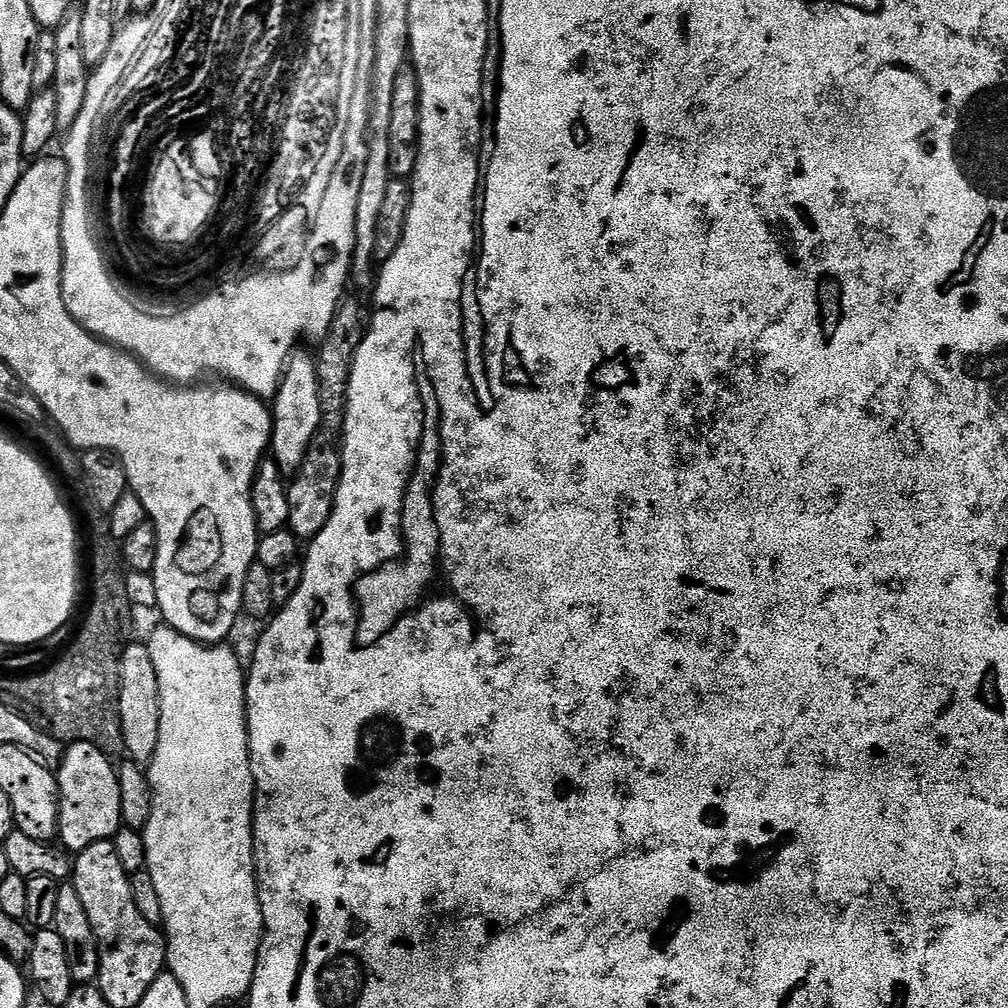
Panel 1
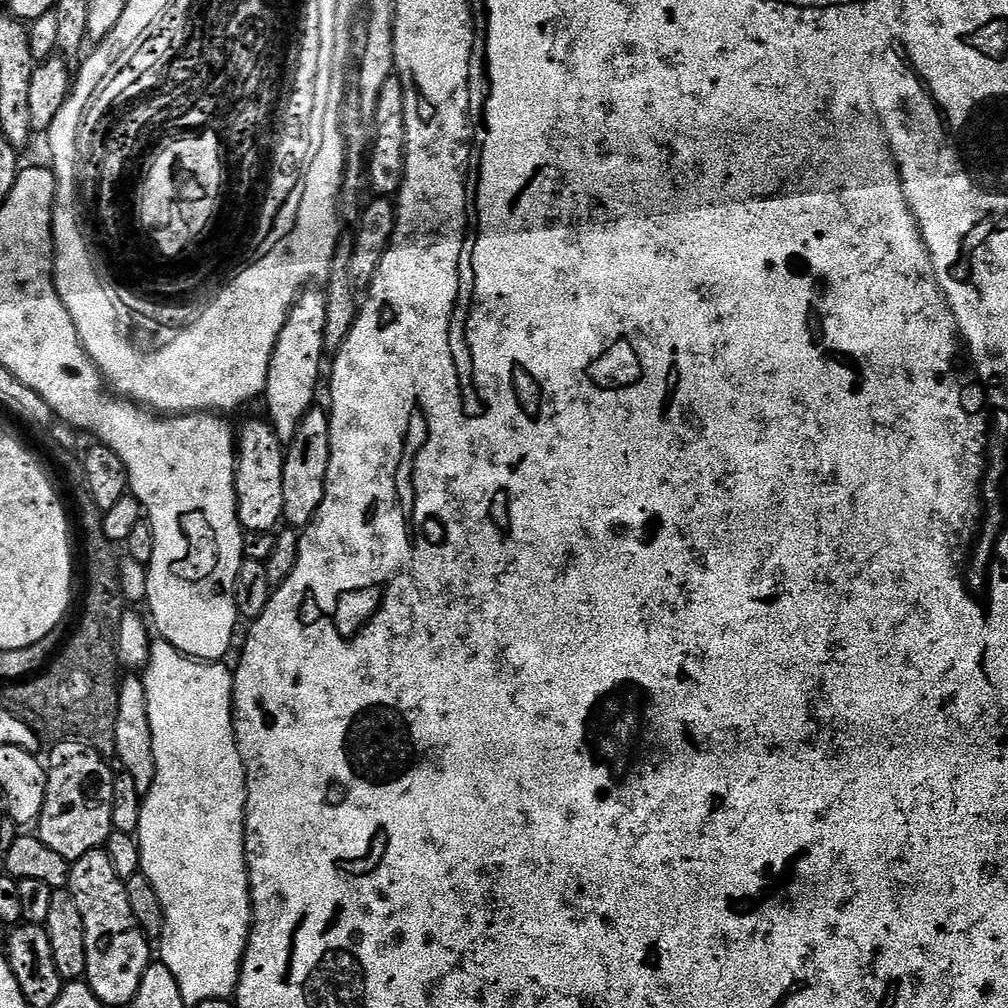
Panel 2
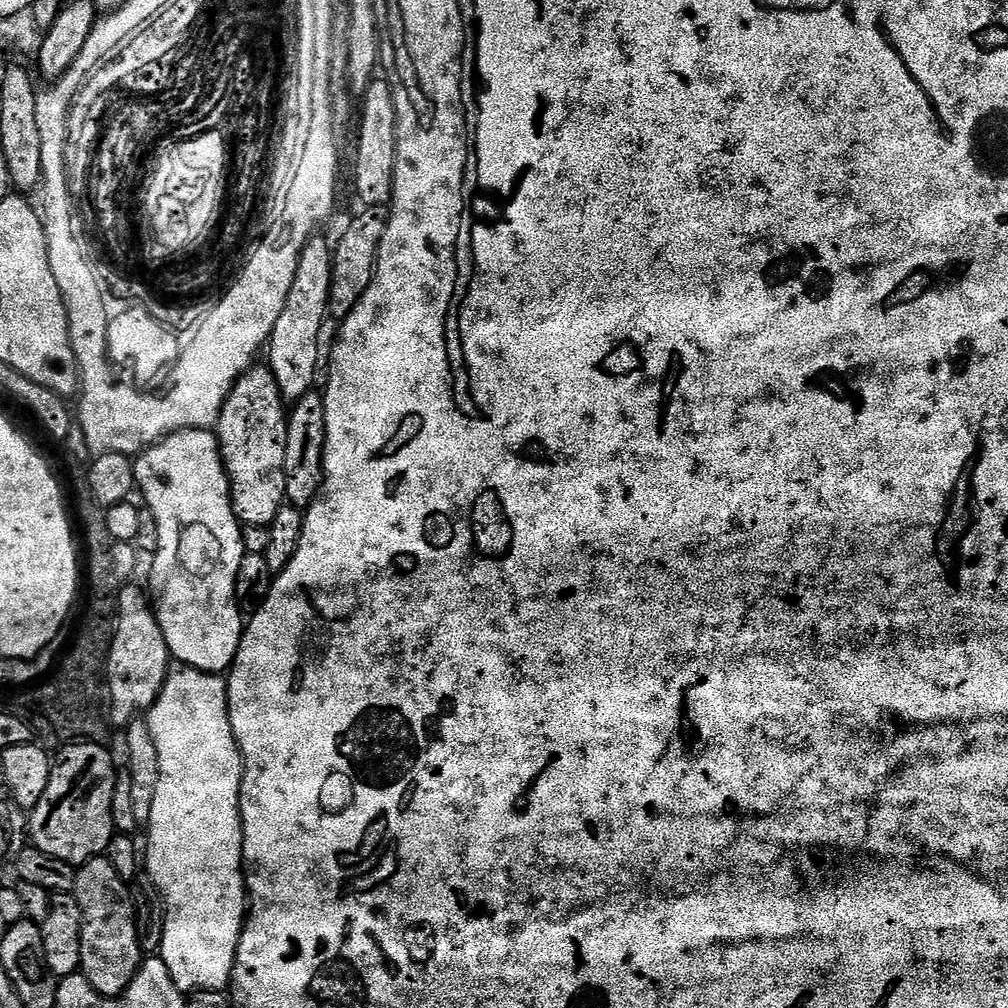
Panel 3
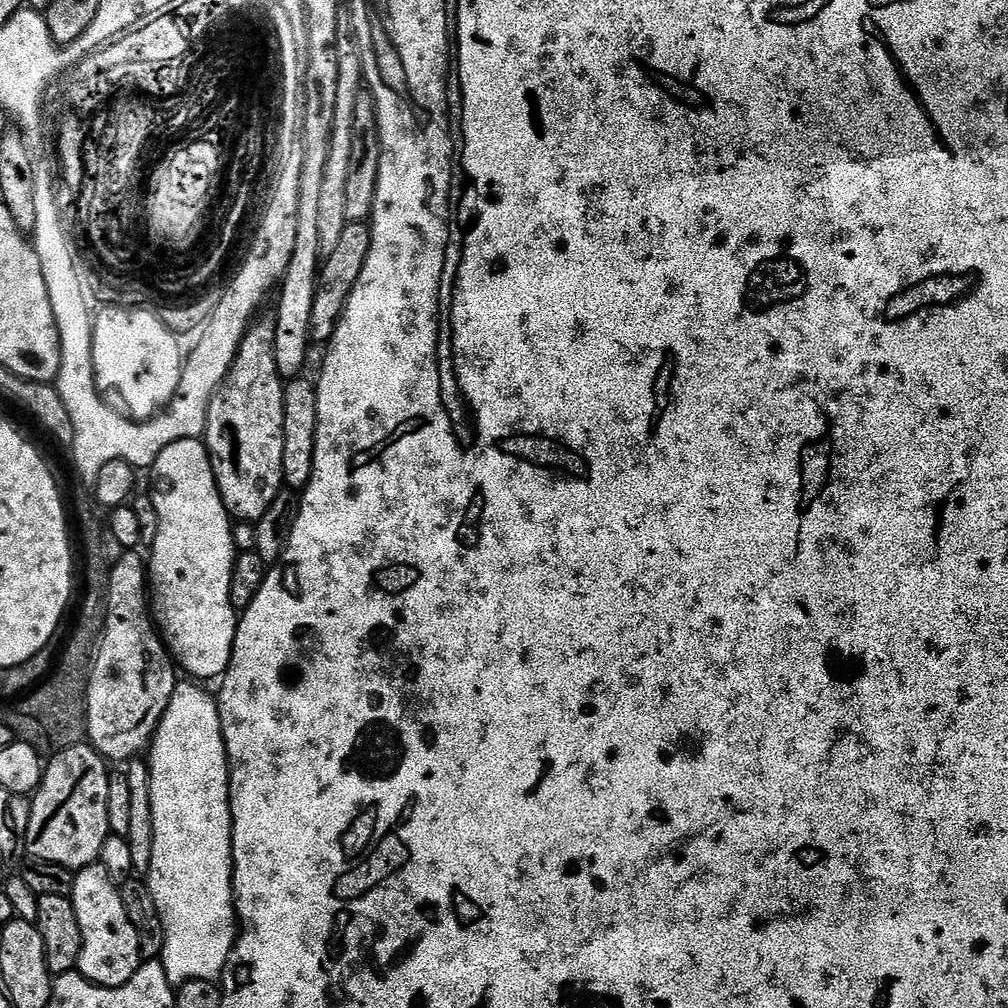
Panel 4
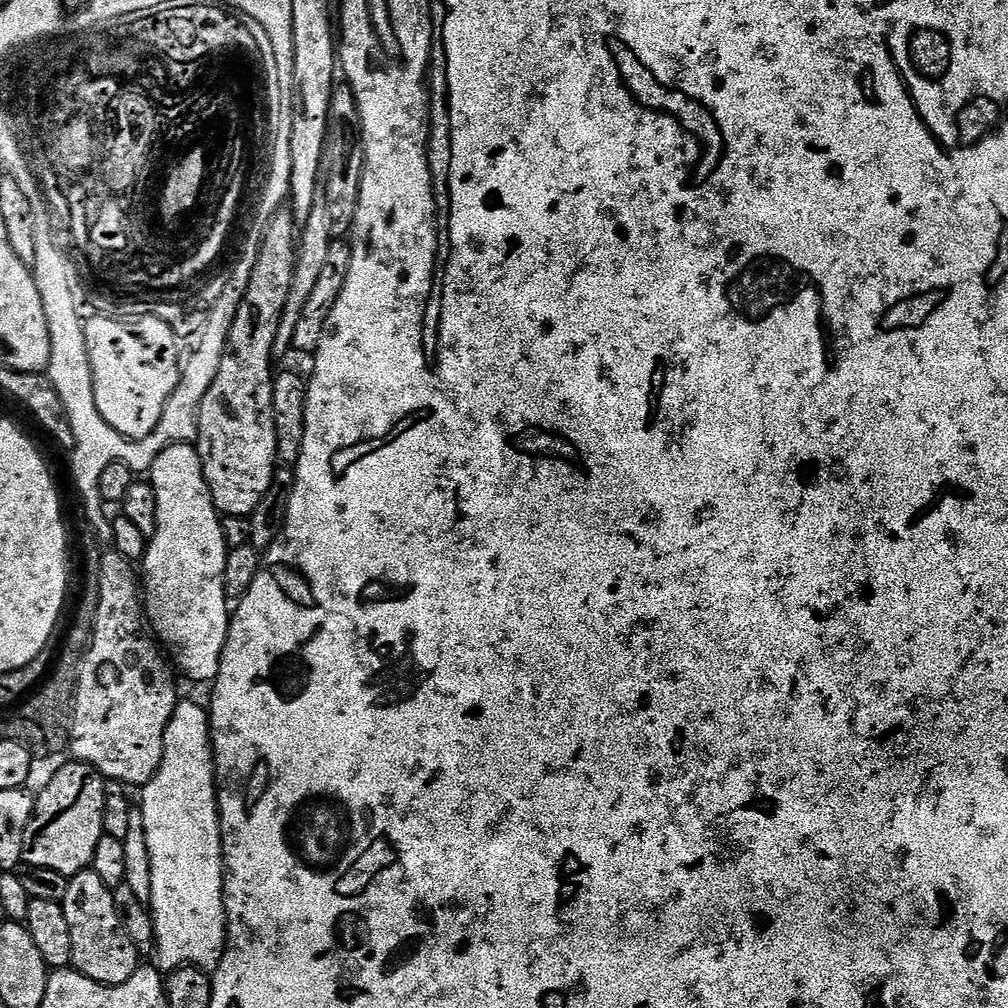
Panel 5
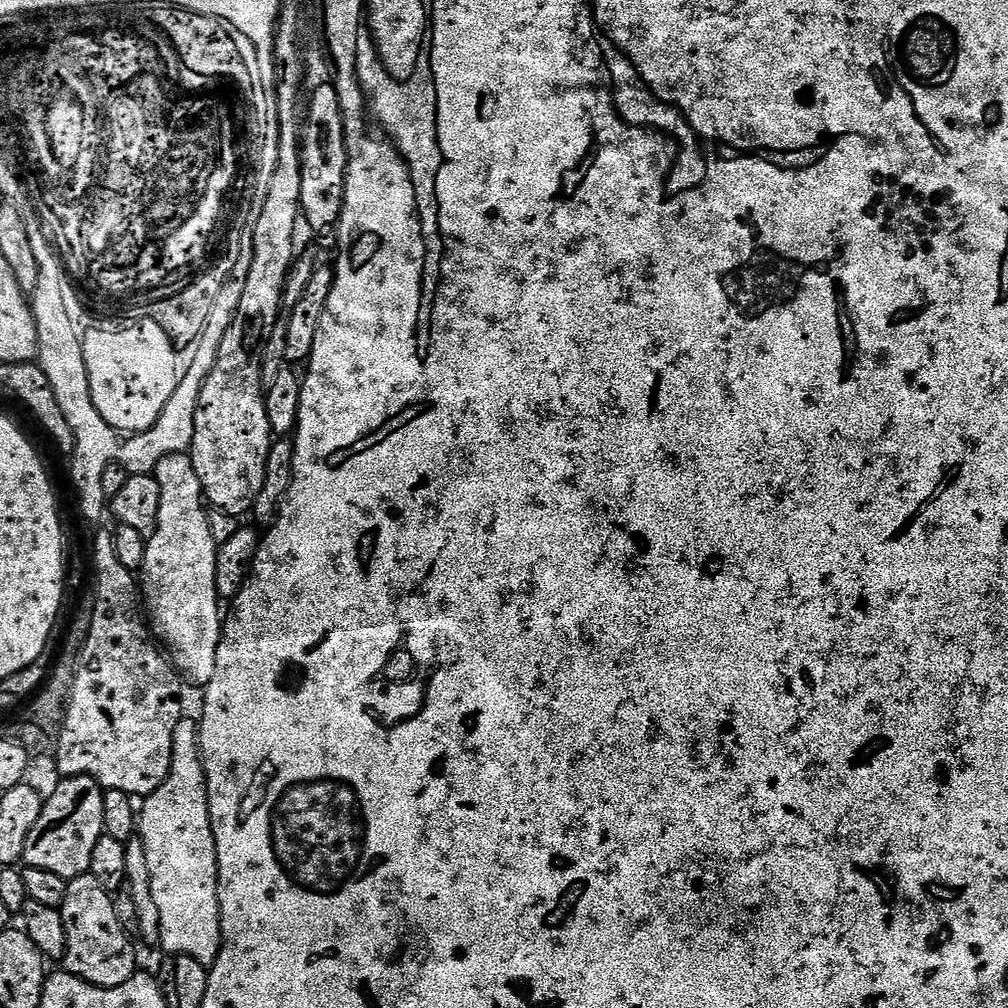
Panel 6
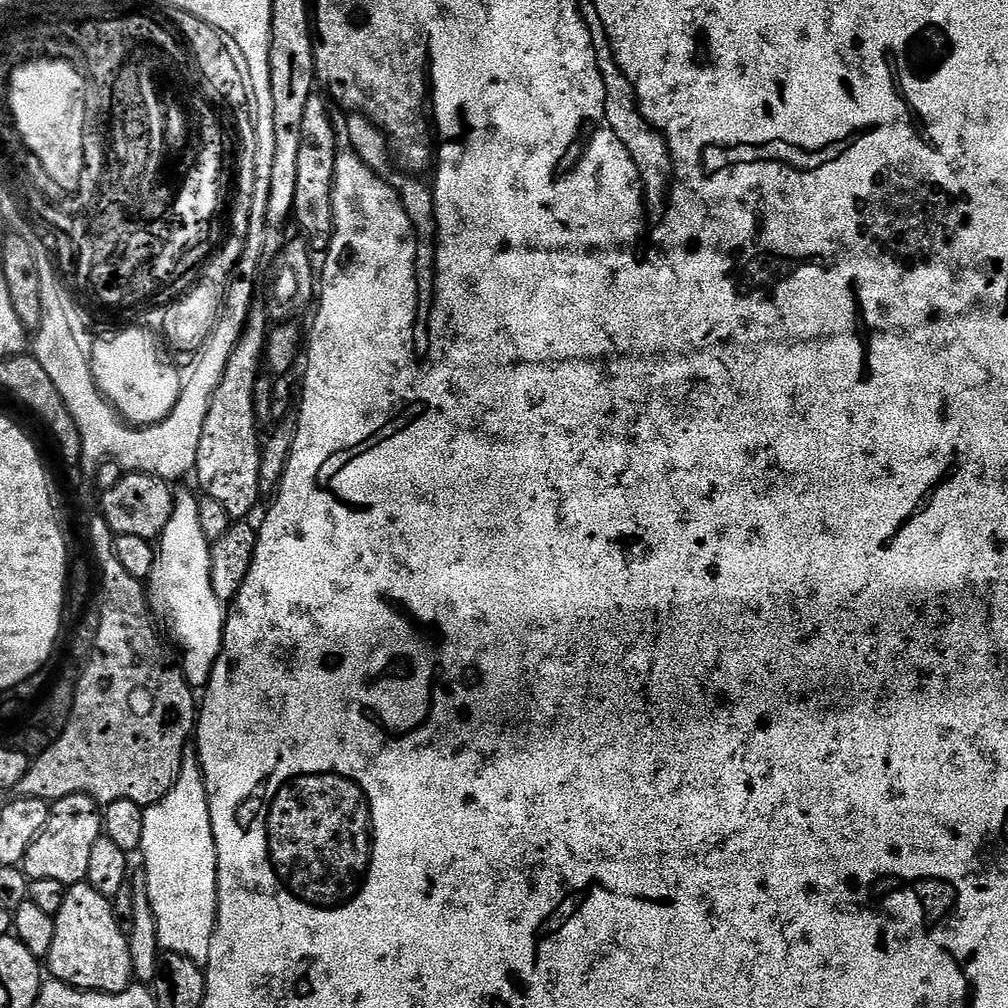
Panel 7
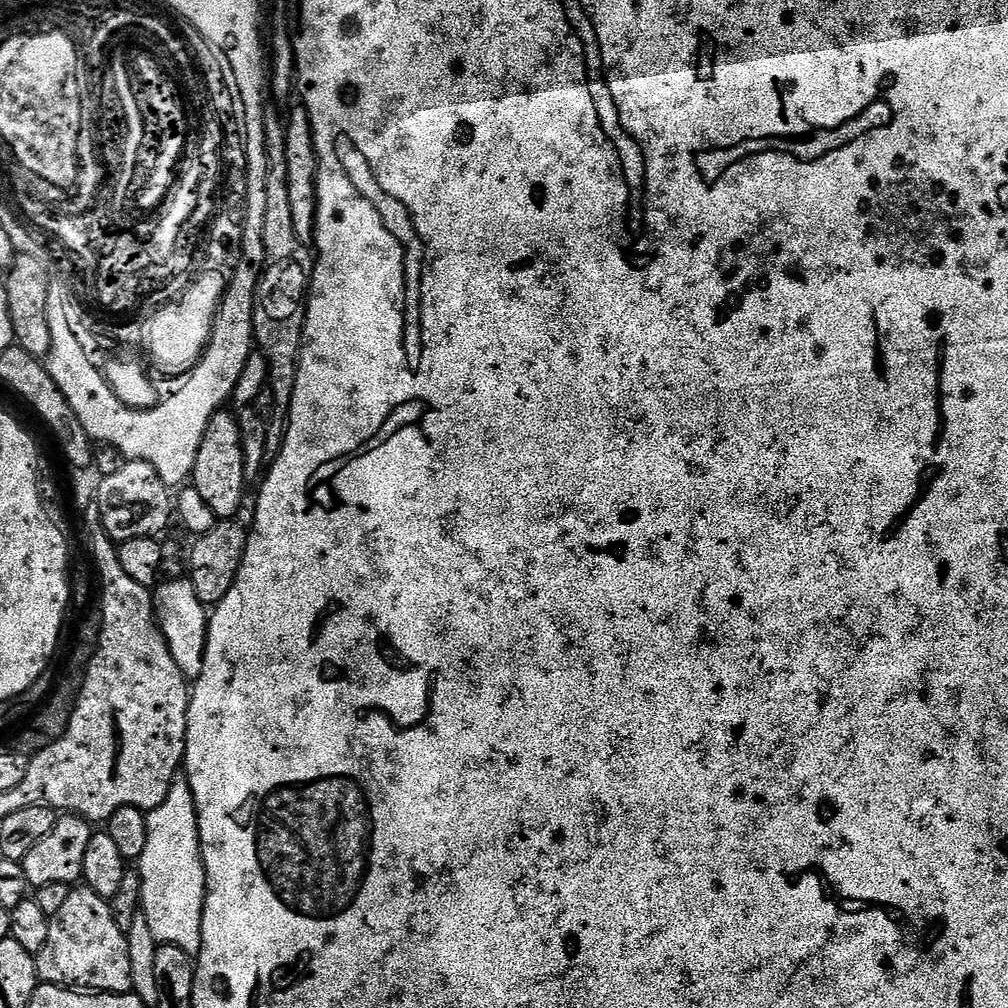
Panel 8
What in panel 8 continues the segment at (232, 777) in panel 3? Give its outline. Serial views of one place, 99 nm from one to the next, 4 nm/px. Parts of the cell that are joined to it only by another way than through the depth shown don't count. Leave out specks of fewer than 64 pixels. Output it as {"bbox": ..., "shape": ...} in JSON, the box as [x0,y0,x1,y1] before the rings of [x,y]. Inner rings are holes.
{"bbox":[138,778,208,958],"shape":[[[177,778],[164,801],[151,809],[147,818],[146,850],[142,850],[138,861],[141,882],[139,911],[146,918],[157,945],[178,946],[195,958],[202,946],[202,914],[208,887],[200,853],[200,823],[187,779]]]}

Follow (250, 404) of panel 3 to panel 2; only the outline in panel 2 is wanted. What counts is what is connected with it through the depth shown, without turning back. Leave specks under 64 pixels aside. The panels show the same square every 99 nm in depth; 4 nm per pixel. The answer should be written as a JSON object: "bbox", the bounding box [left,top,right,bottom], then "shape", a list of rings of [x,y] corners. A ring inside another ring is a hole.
{"bbox":[236,419,286,532],"shape":[[[267,419],[248,420],[238,428],[236,509],[240,526],[247,532],[272,532],[281,527],[284,518],[282,470],[285,451],[286,445],[280,441]]]}

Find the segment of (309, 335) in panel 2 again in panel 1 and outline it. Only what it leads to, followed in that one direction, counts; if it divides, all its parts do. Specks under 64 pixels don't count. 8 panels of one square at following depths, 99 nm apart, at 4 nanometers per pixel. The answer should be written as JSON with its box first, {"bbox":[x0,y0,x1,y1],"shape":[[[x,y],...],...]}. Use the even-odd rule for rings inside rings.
{"bbox":[270,351,324,477],"shape":[[[293,351],[288,357],[280,377],[280,388],[270,404],[272,413],[271,459],[275,460],[285,477],[295,476],[306,458],[306,450],[321,435],[324,419],[322,418],[322,402],[318,390],[318,374],[316,373],[316,357],[310,351]]]}

